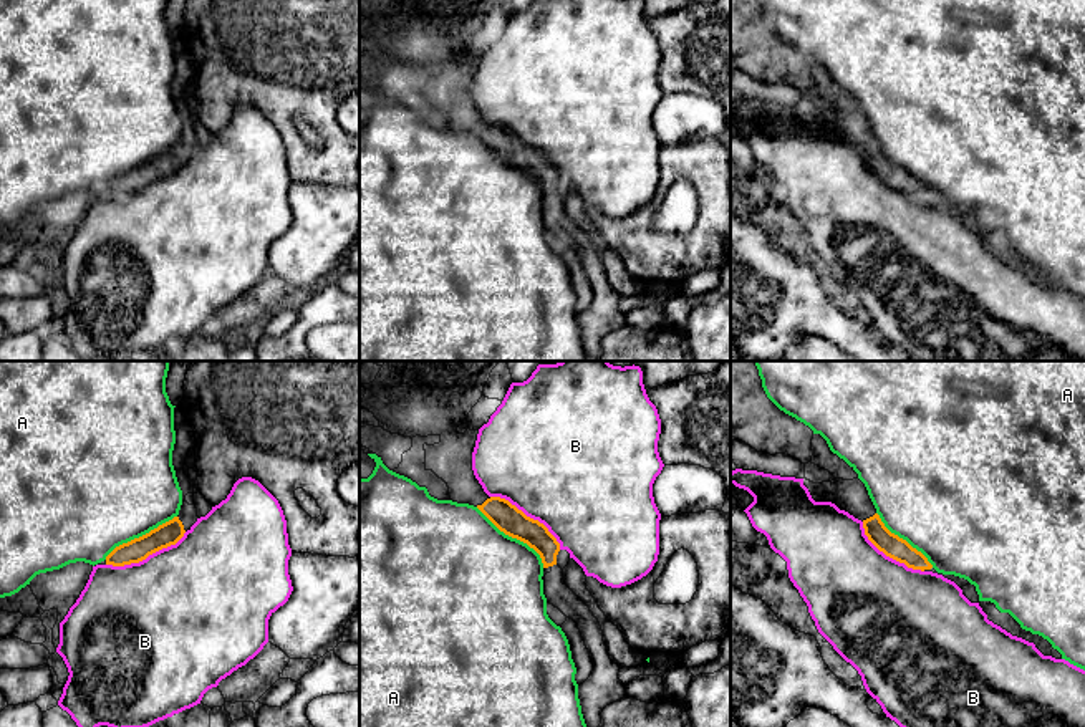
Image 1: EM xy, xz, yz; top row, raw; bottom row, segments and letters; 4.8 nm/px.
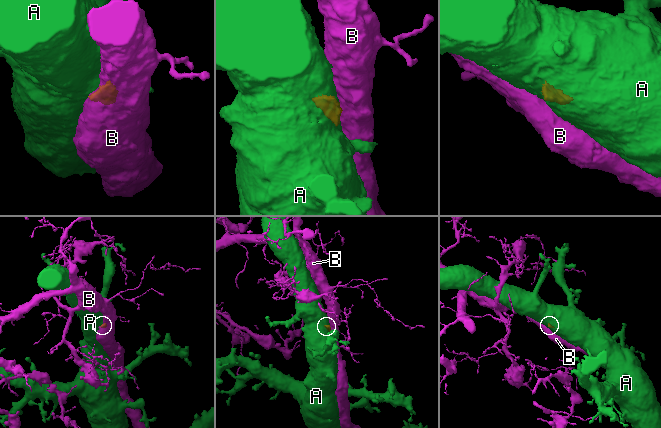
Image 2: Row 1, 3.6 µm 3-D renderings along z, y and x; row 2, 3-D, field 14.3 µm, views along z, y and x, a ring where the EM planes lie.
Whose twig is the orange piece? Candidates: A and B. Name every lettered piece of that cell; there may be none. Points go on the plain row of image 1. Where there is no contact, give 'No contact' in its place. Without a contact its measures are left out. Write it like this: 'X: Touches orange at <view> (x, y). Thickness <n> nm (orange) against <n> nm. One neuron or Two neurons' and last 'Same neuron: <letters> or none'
A: Touches orange at xz (514, 166). Thickness 140 nm (orange) against 480 nm. Two neurons
B: Touches orange at xy (146, 186). Thickness 120 nm (orange) against 500 nm. Two neurons
Same neuron: none

